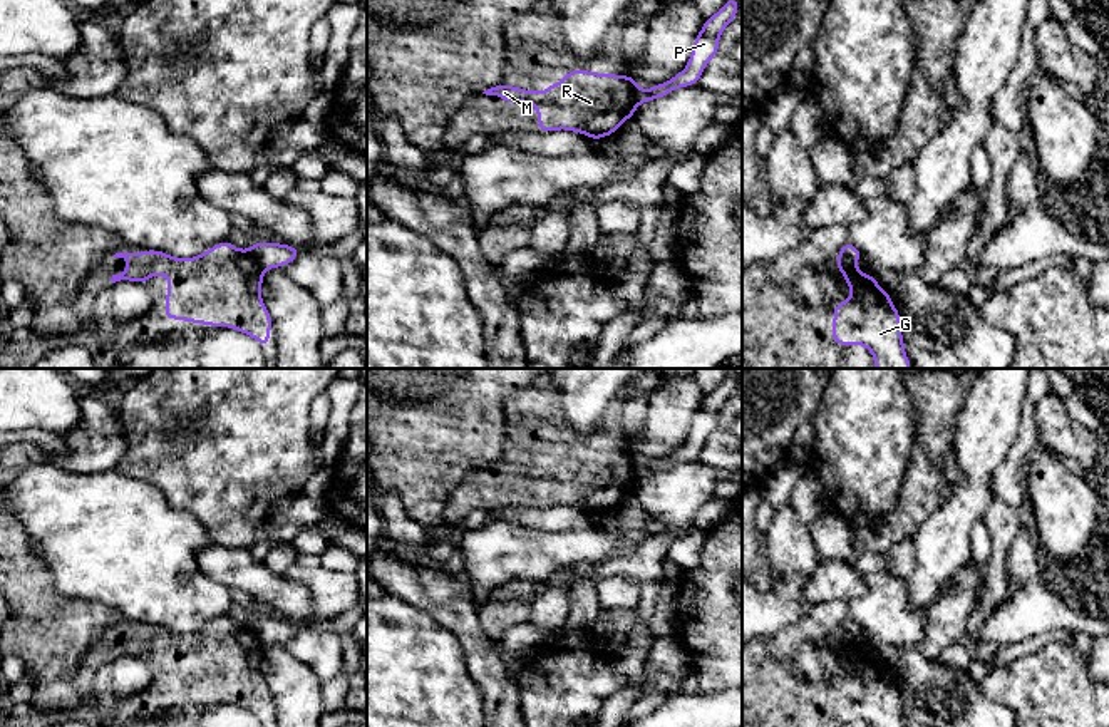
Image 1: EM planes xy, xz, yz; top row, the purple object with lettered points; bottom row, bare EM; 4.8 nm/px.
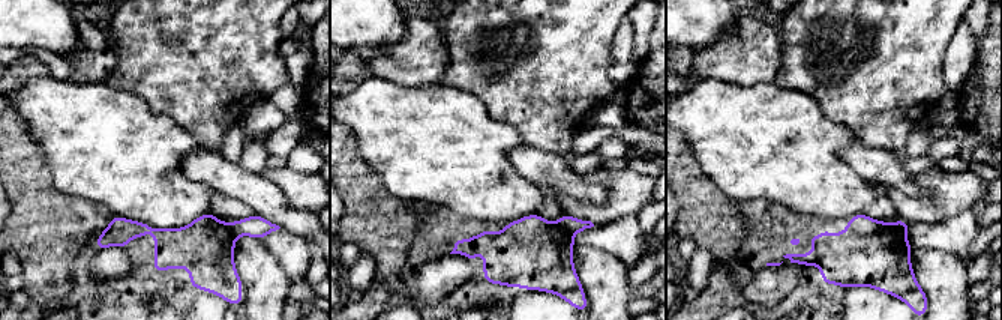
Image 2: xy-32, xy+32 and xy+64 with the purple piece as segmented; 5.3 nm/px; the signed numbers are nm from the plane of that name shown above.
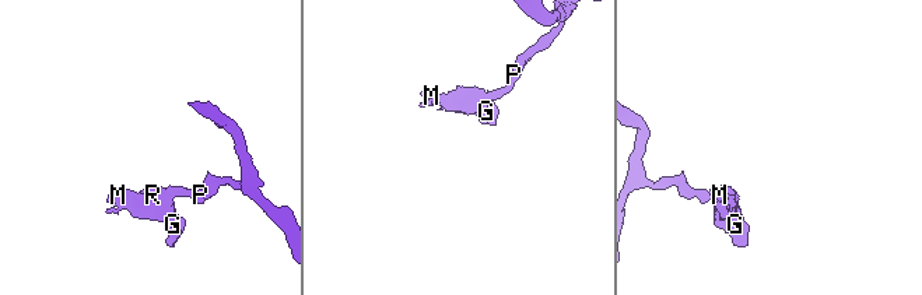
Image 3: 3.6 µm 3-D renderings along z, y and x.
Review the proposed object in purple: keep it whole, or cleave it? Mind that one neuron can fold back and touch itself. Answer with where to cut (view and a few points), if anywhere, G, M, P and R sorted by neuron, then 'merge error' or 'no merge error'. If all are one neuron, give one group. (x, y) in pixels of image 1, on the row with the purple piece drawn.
cut xy (248, 250), (263, 270); groups G M R / P; merge error

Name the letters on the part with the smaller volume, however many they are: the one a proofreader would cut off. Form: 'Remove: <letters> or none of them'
Remove: G, M, R

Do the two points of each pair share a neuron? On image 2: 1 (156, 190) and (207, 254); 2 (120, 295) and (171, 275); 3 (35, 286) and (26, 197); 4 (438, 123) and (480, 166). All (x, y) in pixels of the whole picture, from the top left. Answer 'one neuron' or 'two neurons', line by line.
1: two neurons
2: one neuron
3: one neuron
4: one neuron

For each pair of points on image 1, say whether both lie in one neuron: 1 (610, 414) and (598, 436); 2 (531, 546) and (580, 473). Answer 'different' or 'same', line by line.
1: same
2: different

